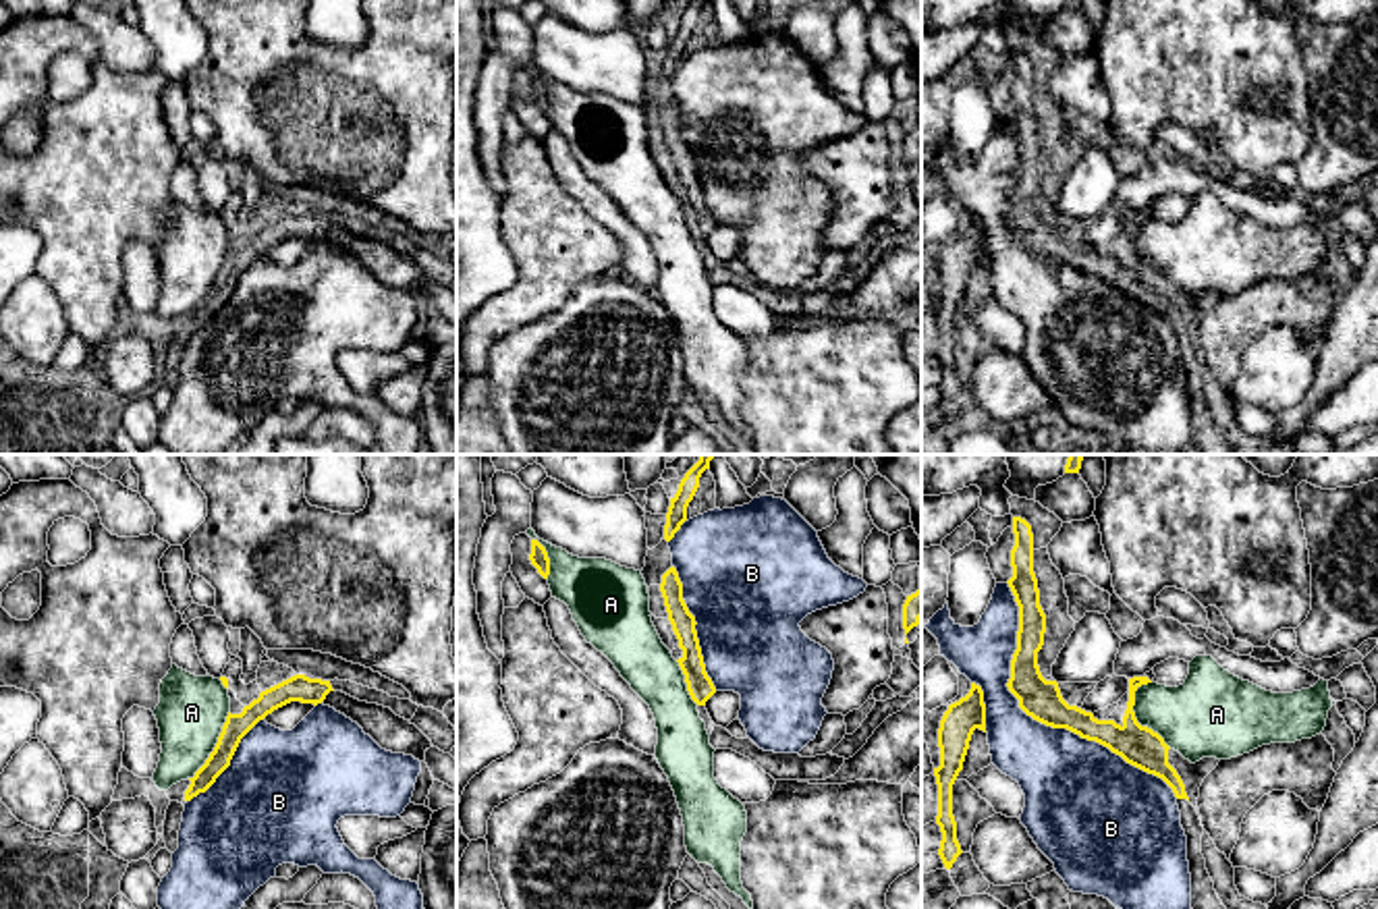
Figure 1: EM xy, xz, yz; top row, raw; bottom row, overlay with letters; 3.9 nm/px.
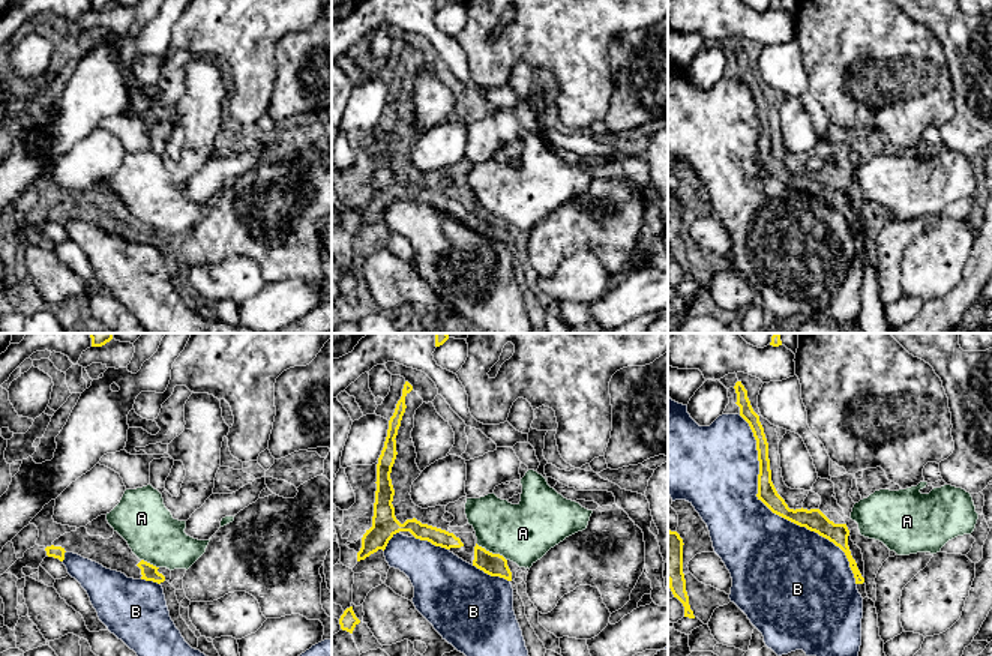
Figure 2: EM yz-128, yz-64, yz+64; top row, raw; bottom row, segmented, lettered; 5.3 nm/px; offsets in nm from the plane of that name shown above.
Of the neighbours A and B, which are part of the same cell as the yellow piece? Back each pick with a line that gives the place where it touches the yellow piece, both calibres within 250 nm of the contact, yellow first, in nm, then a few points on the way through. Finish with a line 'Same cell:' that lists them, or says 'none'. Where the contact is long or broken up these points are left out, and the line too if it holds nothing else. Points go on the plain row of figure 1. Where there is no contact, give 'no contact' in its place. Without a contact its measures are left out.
Same cell: none

